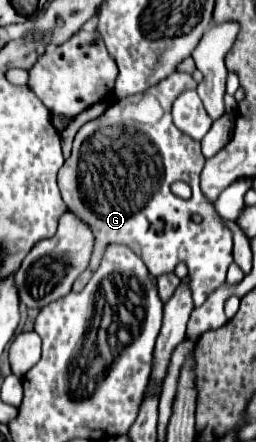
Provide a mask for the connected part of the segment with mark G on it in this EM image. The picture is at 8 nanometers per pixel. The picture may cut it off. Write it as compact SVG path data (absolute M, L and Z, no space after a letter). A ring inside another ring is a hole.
M175 71L165 81L157 83L153 89L149 89L149 95L157 97L157 103L163 109L163 115L159 117L159 121L141 123L137 119L125 117L123 111L131 103L131 99L129 99L129 101L113 103L101 117L85 123L77 131L71 157L61 167L61 171L57 175L57 183L59 183L67 209L73 215L77 215L93 231L95 245L93 245L93 253L91 253L91 261L89 261L87 269L73 283L73 291L81 291L87 285L89 277L93 275L93 271L97 269L97 265L101 261L101 253L107 243L123 243L123 245L131 247L143 259L143 263L147 265L147 269L153 277L173 273L173 269L179 263L185 263L189 269L187 277L189 277L189 289L191 289L195 307L201 305L201 301L205 301L205 297L213 289L217 289L217 285L225 283L227 267L233 263L233 239L231 239L229 229L225 229L225 225L221 225L217 213L213 209L209 209L209 205L205 205L203 193L199 189L199 175L201 175L201 169L205 163L205 159L201 155L201 145L197 141L185 137L179 129L175 129L175 125L171 121L171 105L173 105L177 93L181 93L181 89L195 89L195 87L197 87L197 83L191 79L189 73ZM177 179L191 185L193 197L189 201L171 193L171 183L175 183ZM193 213L201 213L203 221L195 223L191 219Z

